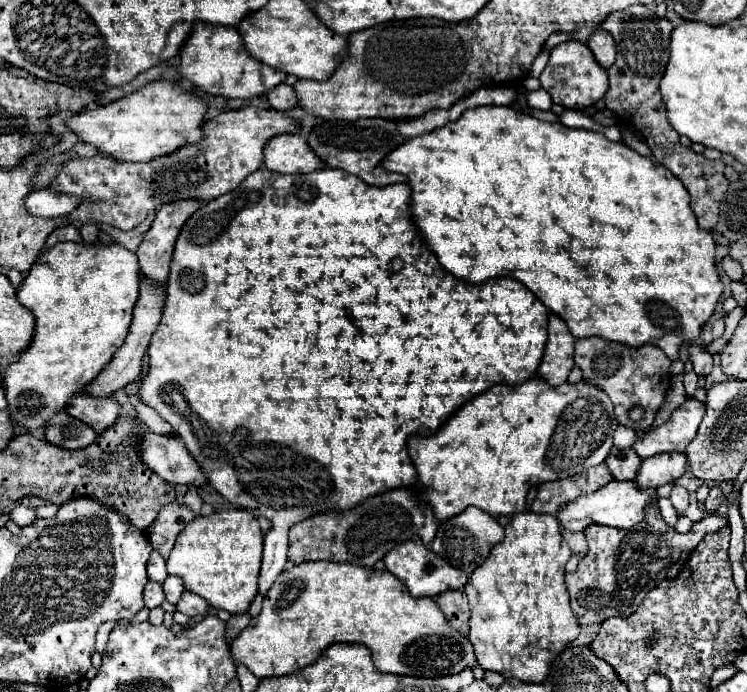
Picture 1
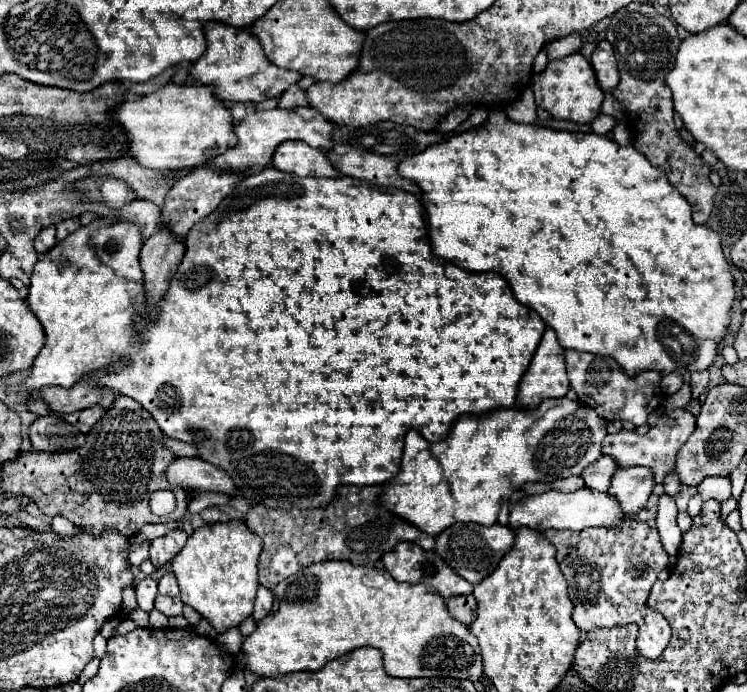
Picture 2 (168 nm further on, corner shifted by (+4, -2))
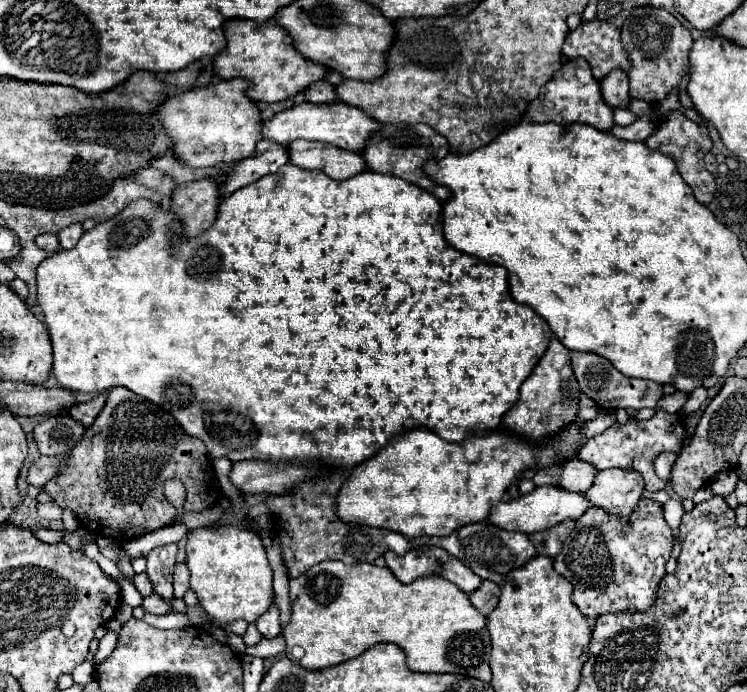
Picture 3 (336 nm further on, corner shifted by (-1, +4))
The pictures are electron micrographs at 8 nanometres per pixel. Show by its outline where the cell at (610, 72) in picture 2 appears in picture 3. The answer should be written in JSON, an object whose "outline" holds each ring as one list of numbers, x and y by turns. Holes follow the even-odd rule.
{"outline":[[622,70,610,72,602,82,602,96,610,108,628,108,630,96,628,96,628,74]]}

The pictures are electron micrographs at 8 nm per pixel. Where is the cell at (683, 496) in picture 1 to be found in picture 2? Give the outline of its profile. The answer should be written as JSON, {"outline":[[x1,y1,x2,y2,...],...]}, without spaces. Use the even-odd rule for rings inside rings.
{"outline":[[675,472,667,474,667,478,663,480,663,486,665,486,665,494,669,496,677,496,679,490,681,490,681,482,679,482,679,476]]}

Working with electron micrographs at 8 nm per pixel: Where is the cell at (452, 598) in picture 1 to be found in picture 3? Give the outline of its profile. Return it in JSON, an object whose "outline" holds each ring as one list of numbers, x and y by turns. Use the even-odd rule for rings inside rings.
{"outline":[[484,580,482,586,474,594,470,594,472,606,478,612,482,612,484,616,488,616,496,608,498,600,500,600,500,586,496,582,490,582,490,580]]}

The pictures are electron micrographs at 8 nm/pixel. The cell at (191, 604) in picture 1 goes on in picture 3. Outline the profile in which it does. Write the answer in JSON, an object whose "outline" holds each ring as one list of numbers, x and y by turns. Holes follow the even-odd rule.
{"outline":[[152,594,142,600,142,608,148,614,168,614,172,610,172,604,168,604,168,600,162,600,158,594]]}

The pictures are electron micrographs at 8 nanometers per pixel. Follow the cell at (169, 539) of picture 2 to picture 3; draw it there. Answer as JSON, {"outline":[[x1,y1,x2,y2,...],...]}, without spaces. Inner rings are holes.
{"outline":[[176,544,154,548,146,560,148,560,146,574,150,576,150,580,154,584,154,592,160,598,172,602,174,600,172,572,174,572,174,564,176,564]]}

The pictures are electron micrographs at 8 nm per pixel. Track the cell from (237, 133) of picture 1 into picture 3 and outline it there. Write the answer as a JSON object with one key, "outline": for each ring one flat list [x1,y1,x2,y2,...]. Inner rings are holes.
{"outline":[[338,102,338,104,298,104,290,110,278,112,274,114,272,120,262,124,262,136,270,138,274,142,280,144,290,144,296,138,304,138,304,140,318,140,318,142,328,142,334,144,338,148,344,150,352,150,352,152,360,152,360,148,364,148,364,140,368,140,368,136,372,136,372,132,376,132,376,128,380,128,380,122,376,122,374,118,370,118,368,114,364,114,360,108]]}

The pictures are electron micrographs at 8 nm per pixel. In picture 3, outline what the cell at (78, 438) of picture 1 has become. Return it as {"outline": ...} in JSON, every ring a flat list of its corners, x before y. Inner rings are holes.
{"outline":[[58,414,42,420,34,428,34,440,40,454,58,456,70,452,84,436,84,426,68,414]]}

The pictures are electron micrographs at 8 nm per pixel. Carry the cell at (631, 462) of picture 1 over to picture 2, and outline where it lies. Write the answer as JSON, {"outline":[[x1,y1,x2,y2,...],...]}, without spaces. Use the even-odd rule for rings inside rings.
{"outline":[[601,456,597,462,593,462,591,466,587,466,587,470,583,470,581,478,585,480,585,486,591,490,599,490,605,492,607,486,611,484,611,474,615,474,619,466,615,466,613,458]]}

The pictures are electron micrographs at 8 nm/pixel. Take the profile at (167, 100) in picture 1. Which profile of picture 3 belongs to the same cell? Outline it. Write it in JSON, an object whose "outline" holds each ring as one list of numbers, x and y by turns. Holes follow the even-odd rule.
{"outline":[[244,78,222,80,204,88,192,88,190,92,180,92,164,100,156,116,160,118,166,134,174,140,176,156,182,164,192,168,216,166,220,162,234,164,234,160,244,160,256,152,260,138,260,108,254,100,246,96,250,82]]}

